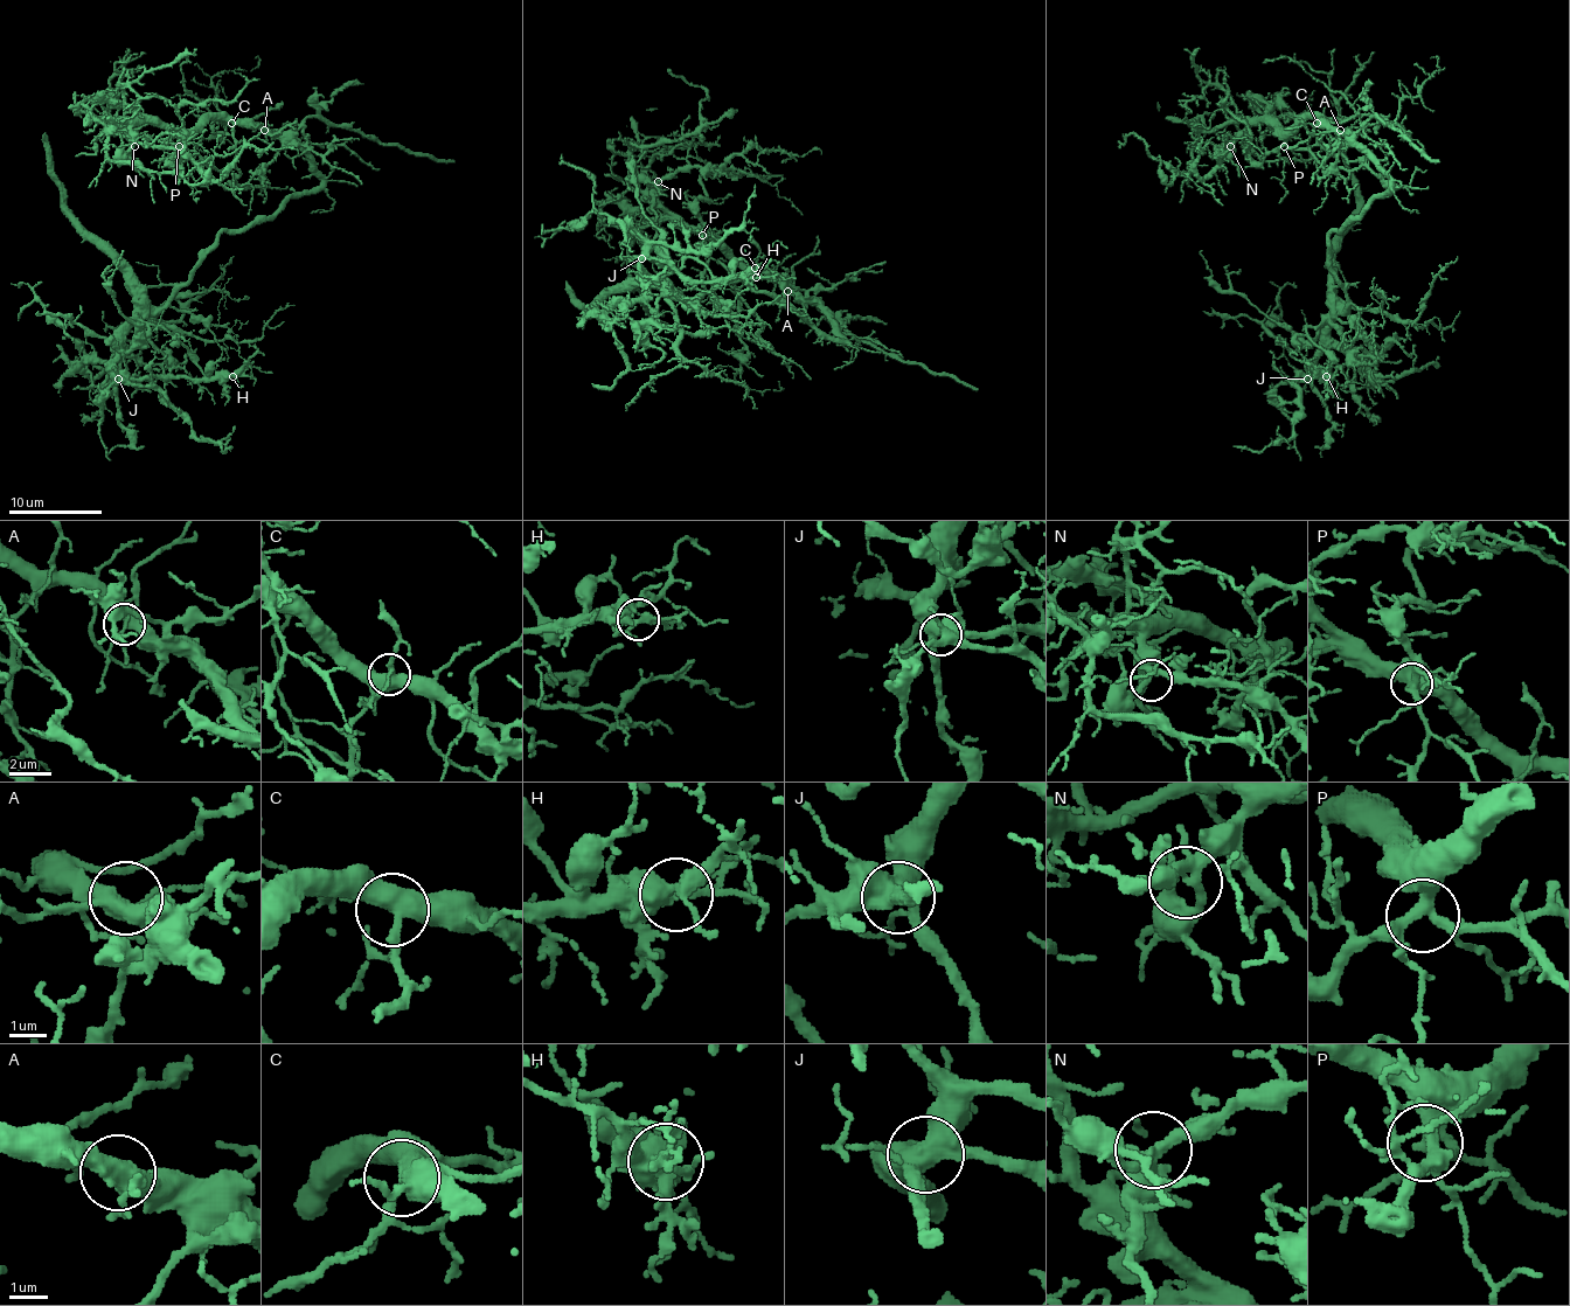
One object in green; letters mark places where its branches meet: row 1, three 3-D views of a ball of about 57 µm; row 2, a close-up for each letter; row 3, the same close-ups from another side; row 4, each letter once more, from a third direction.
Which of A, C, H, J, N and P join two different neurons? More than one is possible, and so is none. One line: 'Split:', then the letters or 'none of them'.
Split: H

